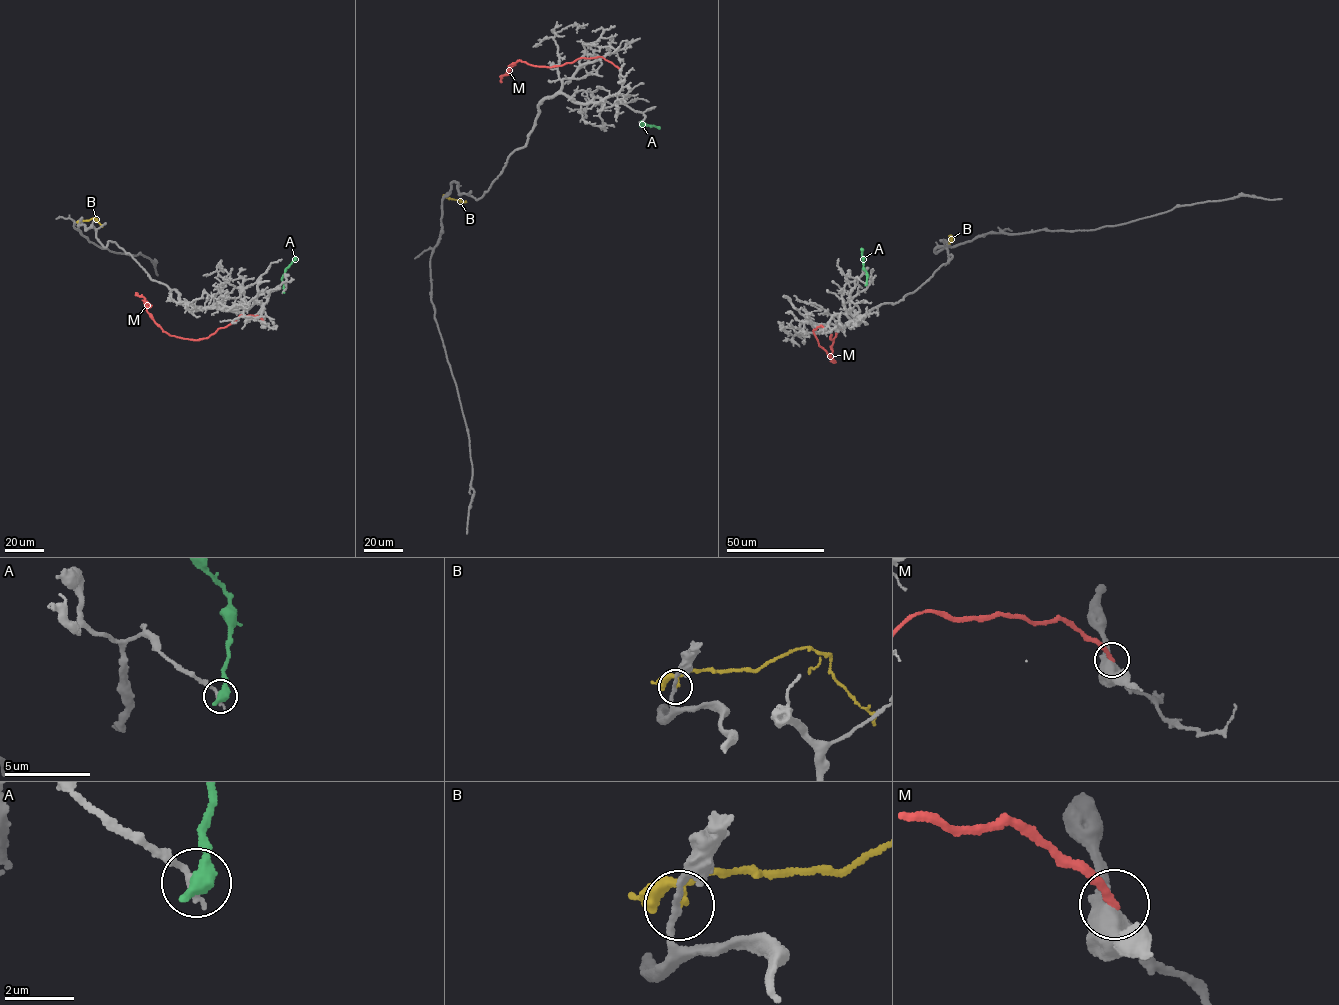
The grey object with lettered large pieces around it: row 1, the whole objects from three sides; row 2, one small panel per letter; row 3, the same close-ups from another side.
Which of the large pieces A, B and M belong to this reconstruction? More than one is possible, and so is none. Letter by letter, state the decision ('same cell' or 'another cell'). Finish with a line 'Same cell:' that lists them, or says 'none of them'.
A: another cell
B: another cell
M: another cell
Same cell: none of them

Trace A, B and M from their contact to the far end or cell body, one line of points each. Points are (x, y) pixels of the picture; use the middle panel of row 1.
A: (640, 122), (641, 125), (660, 127)
B: (445, 195), (465, 202)
M: (621, 69), (598, 56), (548, 67), (521, 60), (510, 65), (509, 74), (502, 75), (502, 82)

